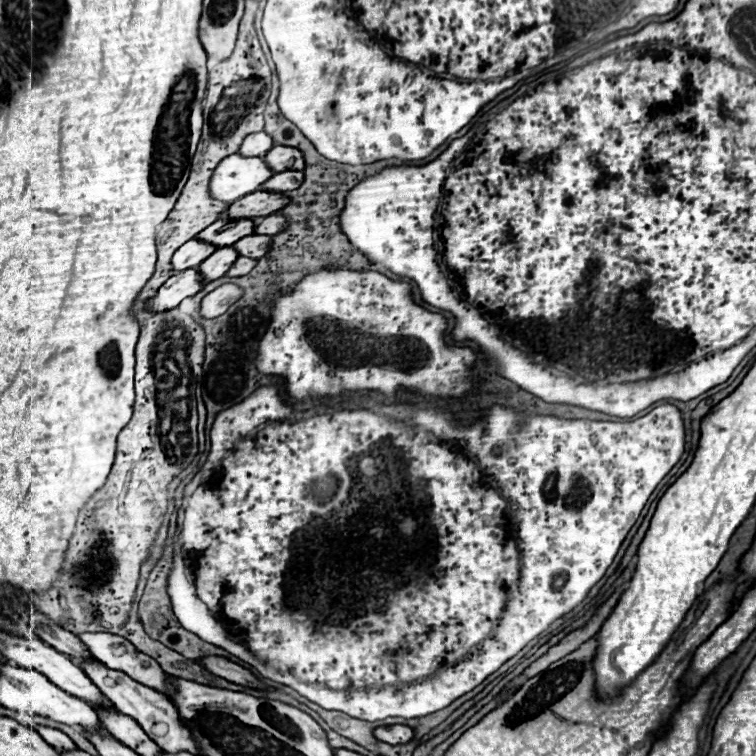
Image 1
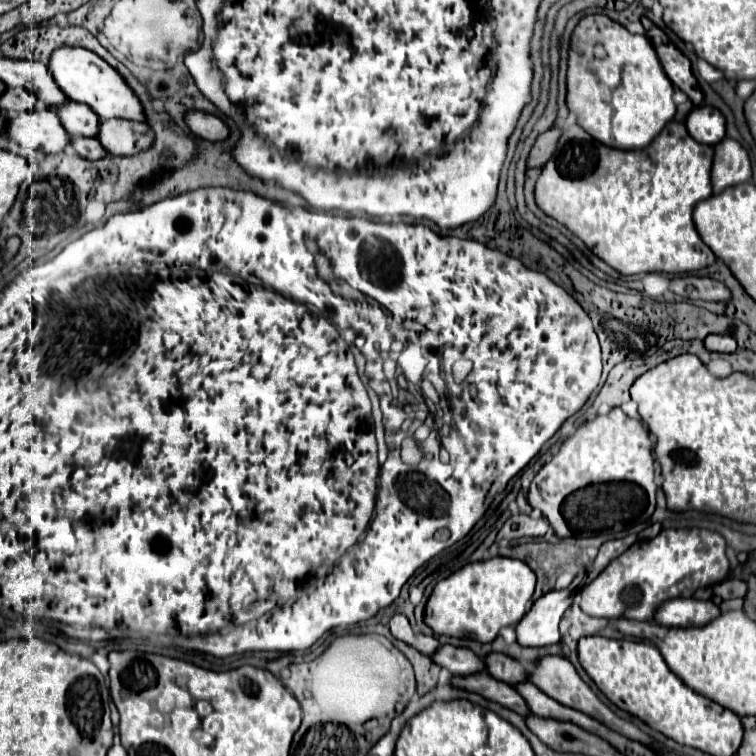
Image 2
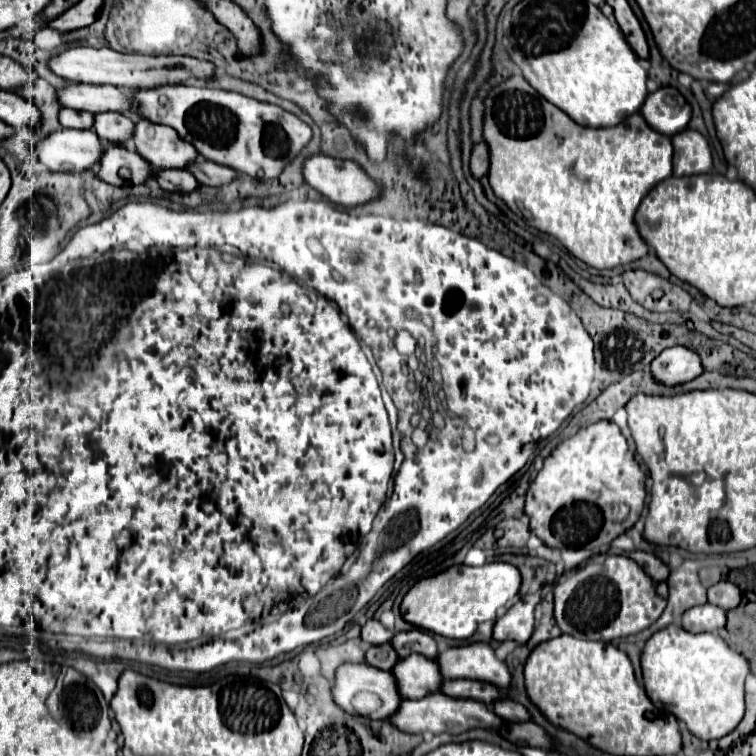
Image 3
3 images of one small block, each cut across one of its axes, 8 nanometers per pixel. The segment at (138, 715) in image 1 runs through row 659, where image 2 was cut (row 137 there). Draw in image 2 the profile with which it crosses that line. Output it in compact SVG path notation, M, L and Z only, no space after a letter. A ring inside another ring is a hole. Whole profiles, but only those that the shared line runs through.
M68 100L64 104L58 104L54 112L60 118L60 124L68 132L68 136L96 136L96 122L100 122L100 118L92 114L90 106Z

